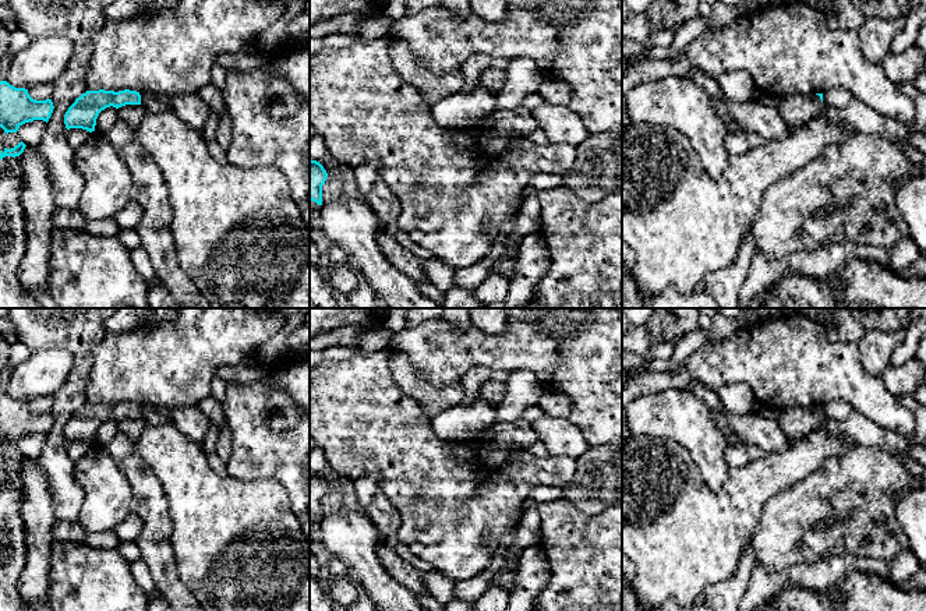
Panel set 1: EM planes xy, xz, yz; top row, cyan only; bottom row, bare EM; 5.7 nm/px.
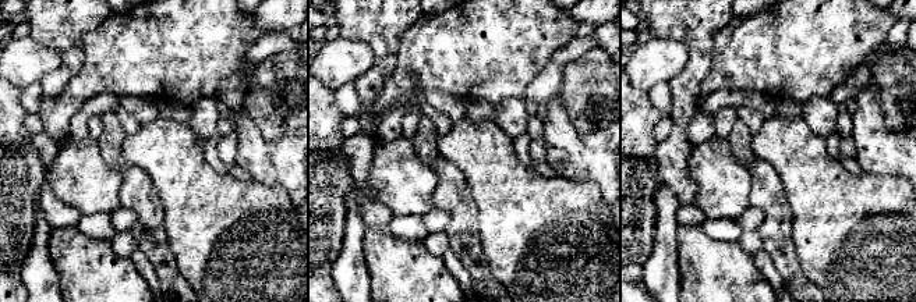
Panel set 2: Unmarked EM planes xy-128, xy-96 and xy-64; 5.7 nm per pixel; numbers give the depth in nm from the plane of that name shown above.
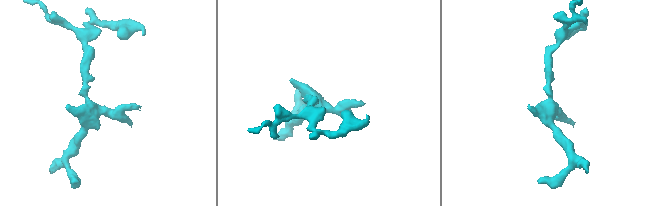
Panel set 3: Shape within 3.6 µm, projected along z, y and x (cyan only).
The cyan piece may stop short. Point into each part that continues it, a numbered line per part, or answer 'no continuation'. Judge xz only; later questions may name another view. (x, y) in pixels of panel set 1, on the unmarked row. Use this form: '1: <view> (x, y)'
no continuation

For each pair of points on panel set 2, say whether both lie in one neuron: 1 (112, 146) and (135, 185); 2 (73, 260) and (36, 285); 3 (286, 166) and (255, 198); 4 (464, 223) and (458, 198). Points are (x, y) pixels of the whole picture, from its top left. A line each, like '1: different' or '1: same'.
1: same
2: different
3: different
4: same

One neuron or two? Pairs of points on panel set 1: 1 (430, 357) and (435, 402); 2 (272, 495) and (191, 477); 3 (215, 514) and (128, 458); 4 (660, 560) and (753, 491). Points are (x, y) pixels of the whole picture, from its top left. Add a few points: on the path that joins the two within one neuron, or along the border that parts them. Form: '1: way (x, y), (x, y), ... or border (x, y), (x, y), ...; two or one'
1: border (410, 360), (414, 370), (434, 384), (459, 384); two
2: way (253, 497), (211, 497); one
3: border (135, 448), (141, 461), (162, 487), (168, 505); two
4: way (684, 536), (699, 536), (707, 532), (730, 509); one

